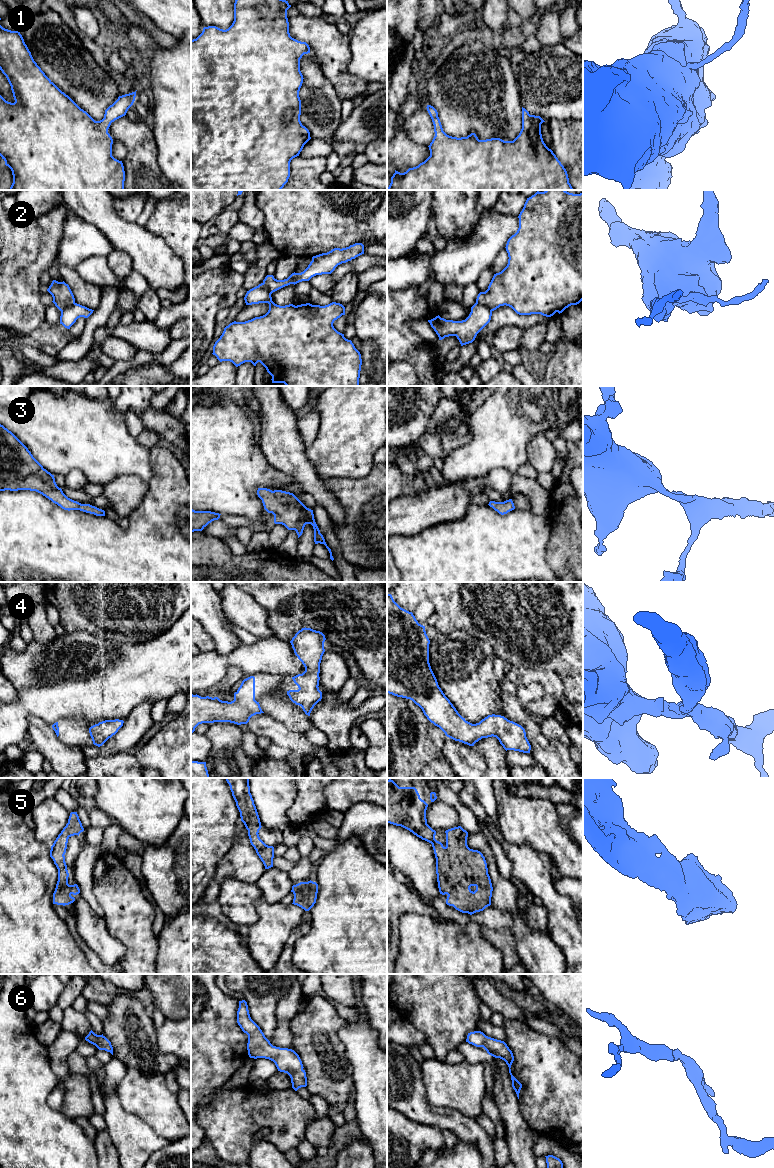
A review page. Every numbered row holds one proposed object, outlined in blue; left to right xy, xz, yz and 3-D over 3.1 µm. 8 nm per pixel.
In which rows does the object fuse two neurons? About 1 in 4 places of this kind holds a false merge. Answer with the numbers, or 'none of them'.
2

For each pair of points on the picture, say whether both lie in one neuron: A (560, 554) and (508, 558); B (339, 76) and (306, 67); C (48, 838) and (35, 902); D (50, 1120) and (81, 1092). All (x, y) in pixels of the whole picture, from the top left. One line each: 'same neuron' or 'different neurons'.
A: different neurons
B: different neurons
C: different neurons
D: different neurons

